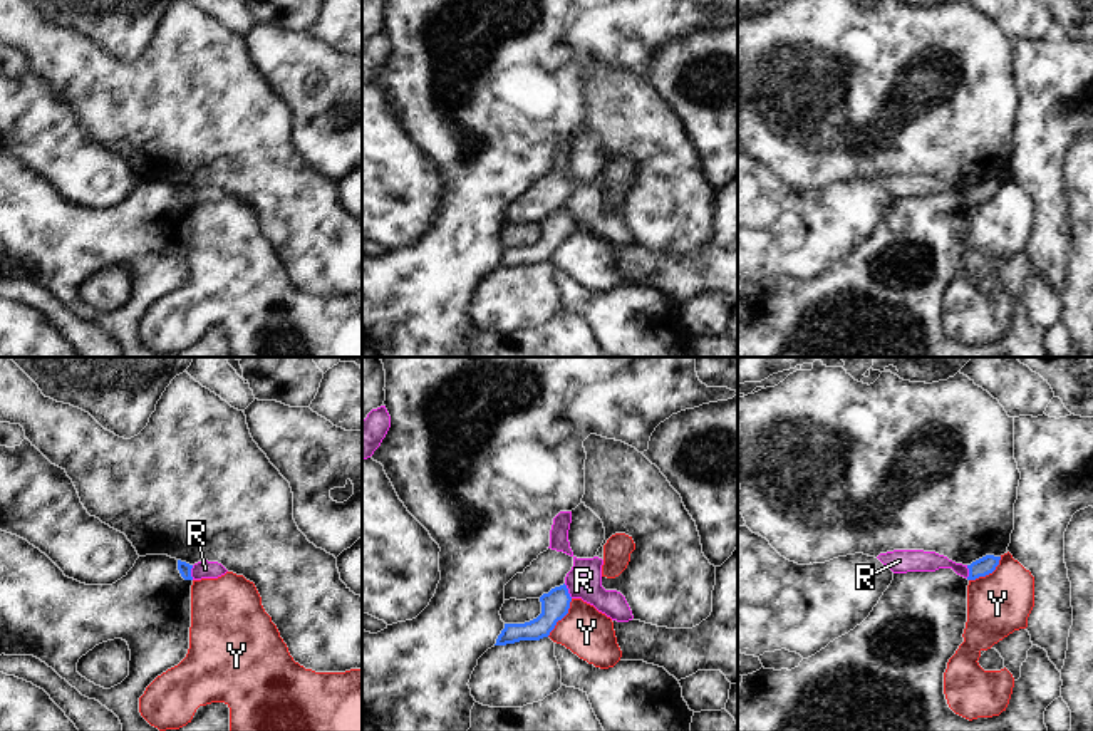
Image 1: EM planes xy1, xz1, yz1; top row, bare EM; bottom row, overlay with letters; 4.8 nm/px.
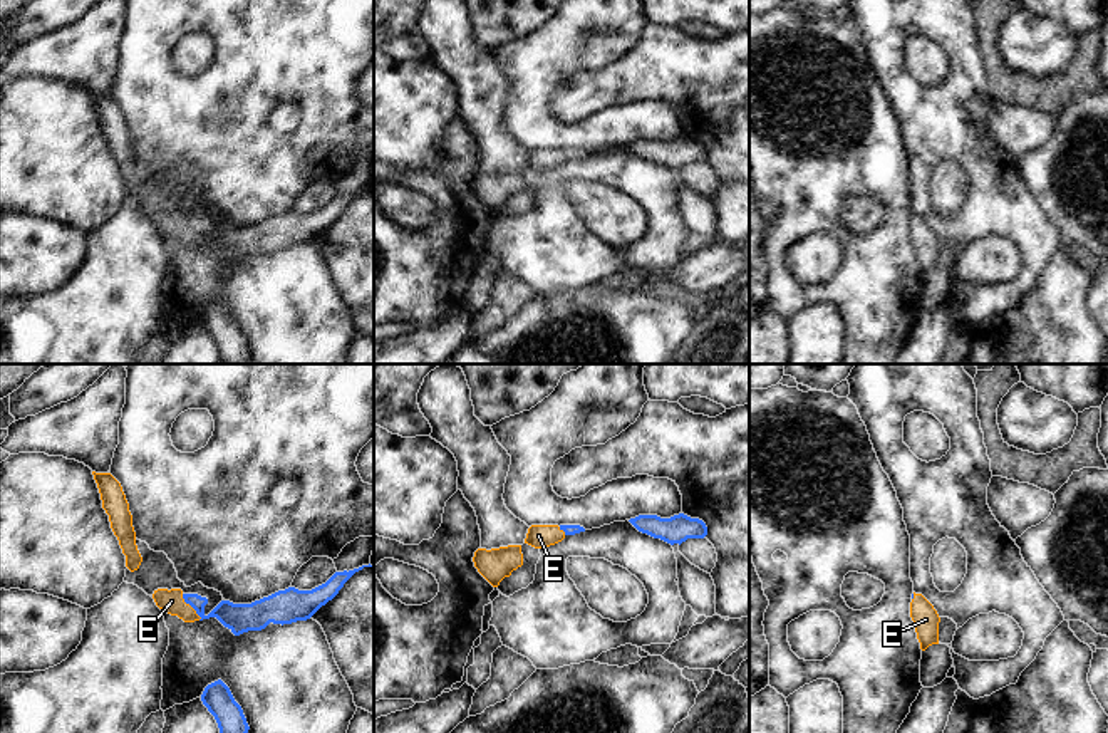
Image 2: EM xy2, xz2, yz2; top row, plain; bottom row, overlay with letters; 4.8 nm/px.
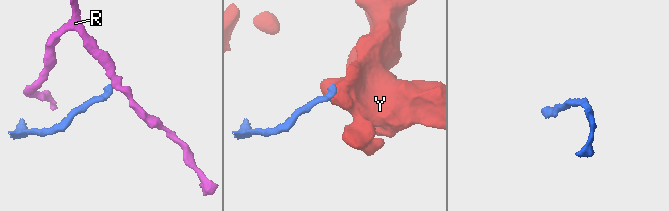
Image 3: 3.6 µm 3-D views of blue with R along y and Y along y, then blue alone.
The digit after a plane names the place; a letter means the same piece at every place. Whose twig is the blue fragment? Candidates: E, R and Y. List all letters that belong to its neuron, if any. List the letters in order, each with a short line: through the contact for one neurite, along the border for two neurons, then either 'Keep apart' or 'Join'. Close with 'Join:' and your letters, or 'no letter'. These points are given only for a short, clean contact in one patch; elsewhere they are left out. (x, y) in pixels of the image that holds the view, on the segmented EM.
E: Line: xy2 (240, 618), (201, 616), (191, 606), (171, 601). Join
R: Line: xy1 (193, 565), (191, 579). Keep apart
Y: Line: xz1 (572, 599), (567, 612), (547, 636). Keep apart
Join: E.

